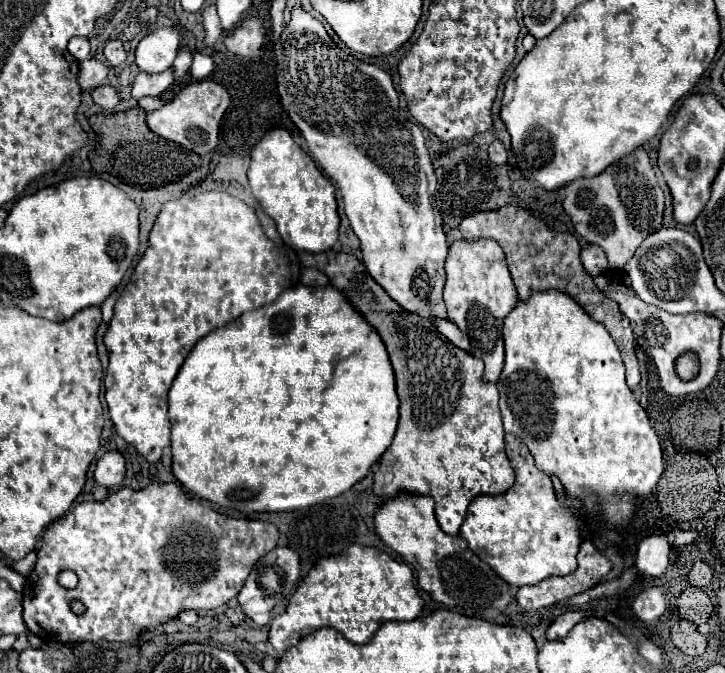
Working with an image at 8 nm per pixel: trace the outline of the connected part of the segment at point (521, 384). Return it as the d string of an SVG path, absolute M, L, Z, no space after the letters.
M538 292L530 296L528 302L518 300L516 308L504 318L502 332L506 362L496 386L500 392L504 430L526 442L536 468L550 478L558 478L564 492L584 504L584 514L600 518L598 536L604 546L620 546L624 528L634 520L642 500L656 488L664 466L658 436L650 426L648 414L626 386L618 346L606 328L588 318L570 296L564 296L564 292Z

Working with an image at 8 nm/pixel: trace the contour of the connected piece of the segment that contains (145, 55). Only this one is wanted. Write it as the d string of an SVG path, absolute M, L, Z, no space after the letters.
M160 26L146 34L136 48L136 64L142 72L162 72L176 60L184 40L184 30L178 26Z

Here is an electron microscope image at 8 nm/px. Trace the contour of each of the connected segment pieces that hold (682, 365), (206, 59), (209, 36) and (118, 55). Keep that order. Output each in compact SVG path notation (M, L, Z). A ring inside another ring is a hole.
M685 353L681 355L676 361L676 373L682 380L690 381L694 378L695 373L695 362L692 357Z
M194 52L192 54L192 66L190 66L190 76L194 80L202 80L202 78L208 78L210 72L214 68L214 62L210 56L202 54L202 52Z
M214 4L212 6L208 6L206 10L204 10L204 14L202 14L202 18L204 18L204 30L206 30L206 46L214 46L216 44L216 40L220 38L220 34L222 34L222 28L220 28L220 20L218 20L218 16L216 16L216 8L214 8Z
M110 40L106 44L106 48L104 48L104 56L106 56L108 66L112 66L112 68L122 66L126 62L126 58L128 58L126 56L126 50L124 50L124 46L122 46L120 40Z

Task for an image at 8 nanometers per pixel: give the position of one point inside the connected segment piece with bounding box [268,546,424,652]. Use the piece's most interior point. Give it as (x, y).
(355, 593)

